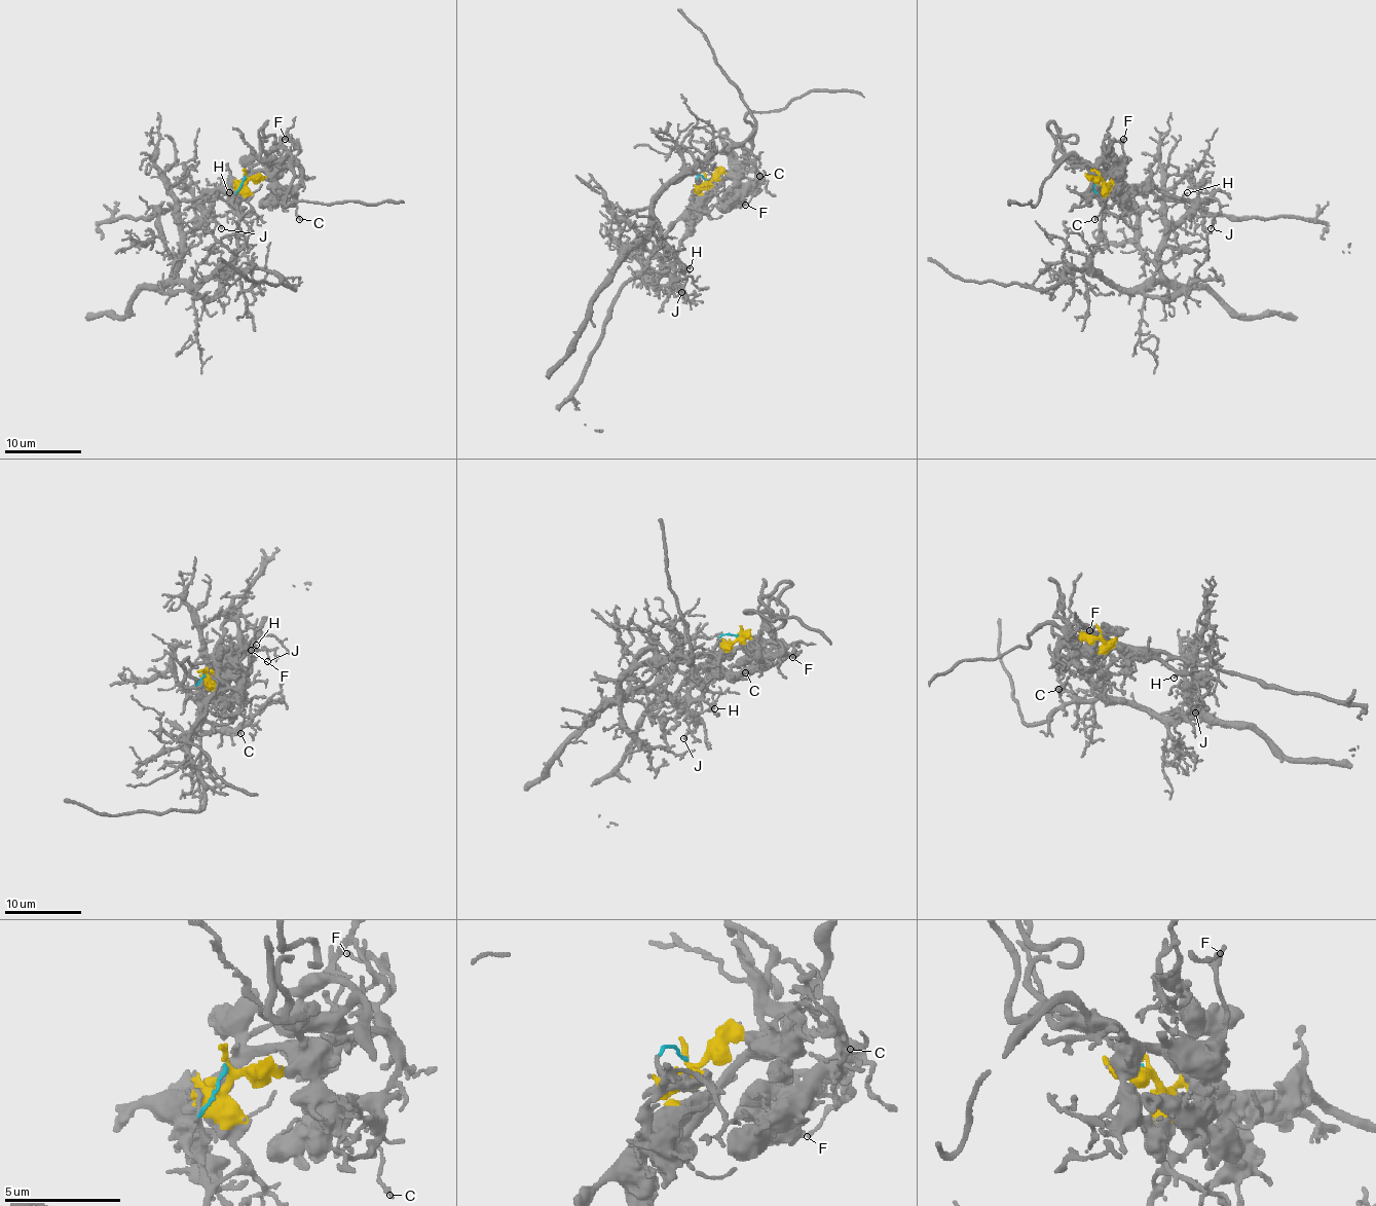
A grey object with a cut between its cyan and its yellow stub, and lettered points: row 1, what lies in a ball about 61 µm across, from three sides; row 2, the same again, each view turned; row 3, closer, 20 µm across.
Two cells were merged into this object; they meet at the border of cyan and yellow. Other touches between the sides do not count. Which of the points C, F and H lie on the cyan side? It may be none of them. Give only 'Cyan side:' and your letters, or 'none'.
Cyan side: none

